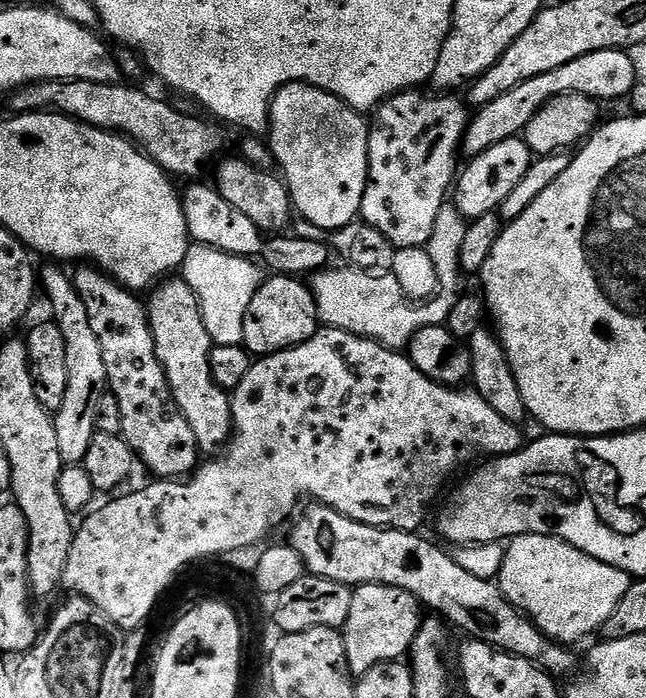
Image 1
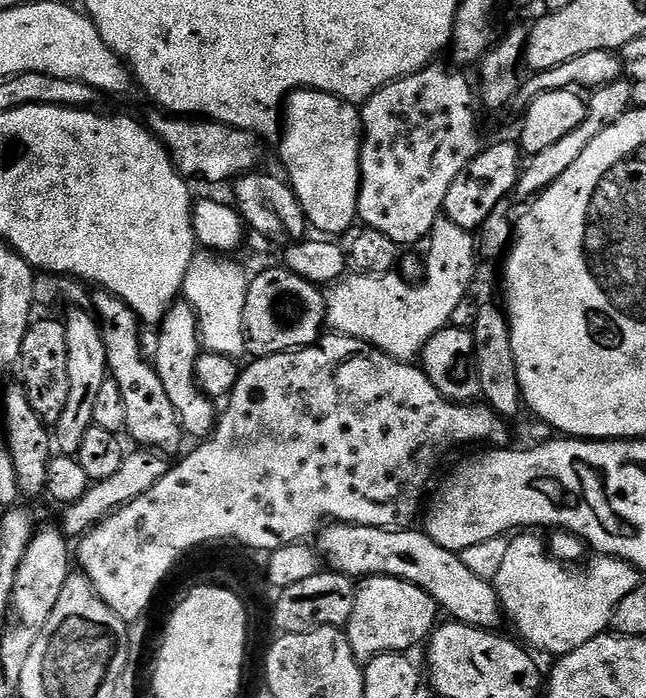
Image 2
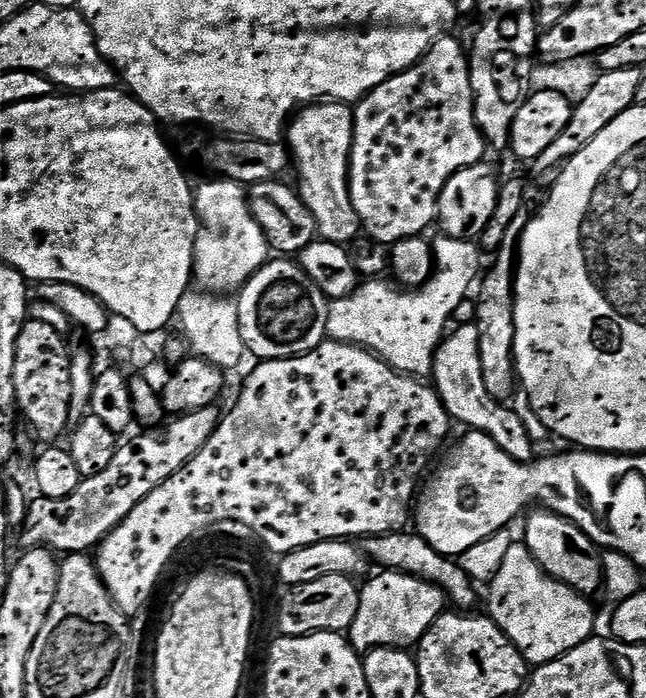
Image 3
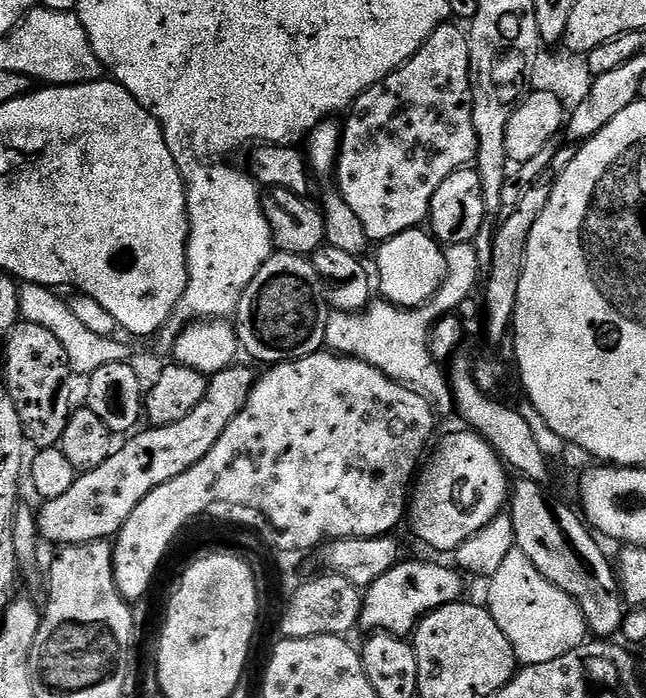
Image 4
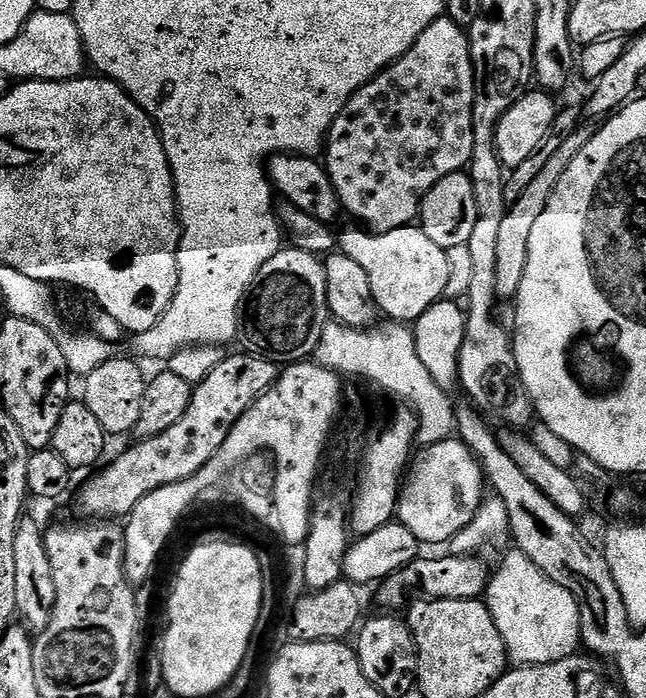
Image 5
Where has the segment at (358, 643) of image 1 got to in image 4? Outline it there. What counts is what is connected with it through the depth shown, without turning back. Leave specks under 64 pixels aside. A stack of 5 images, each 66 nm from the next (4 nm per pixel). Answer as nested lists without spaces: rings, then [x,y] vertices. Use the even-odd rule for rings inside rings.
[[[407,560],[386,570],[363,593],[359,627],[365,628],[365,633],[388,632],[392,636],[407,637],[416,631],[422,617],[463,597],[460,595],[464,592],[465,577],[455,567],[431,564],[428,560]]]

